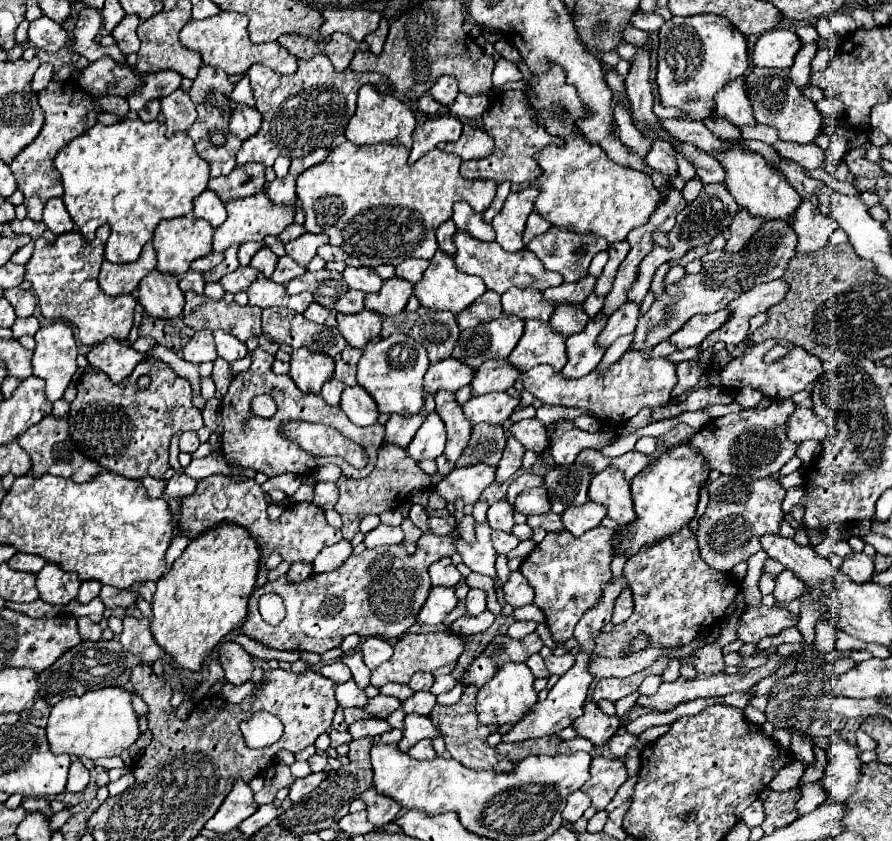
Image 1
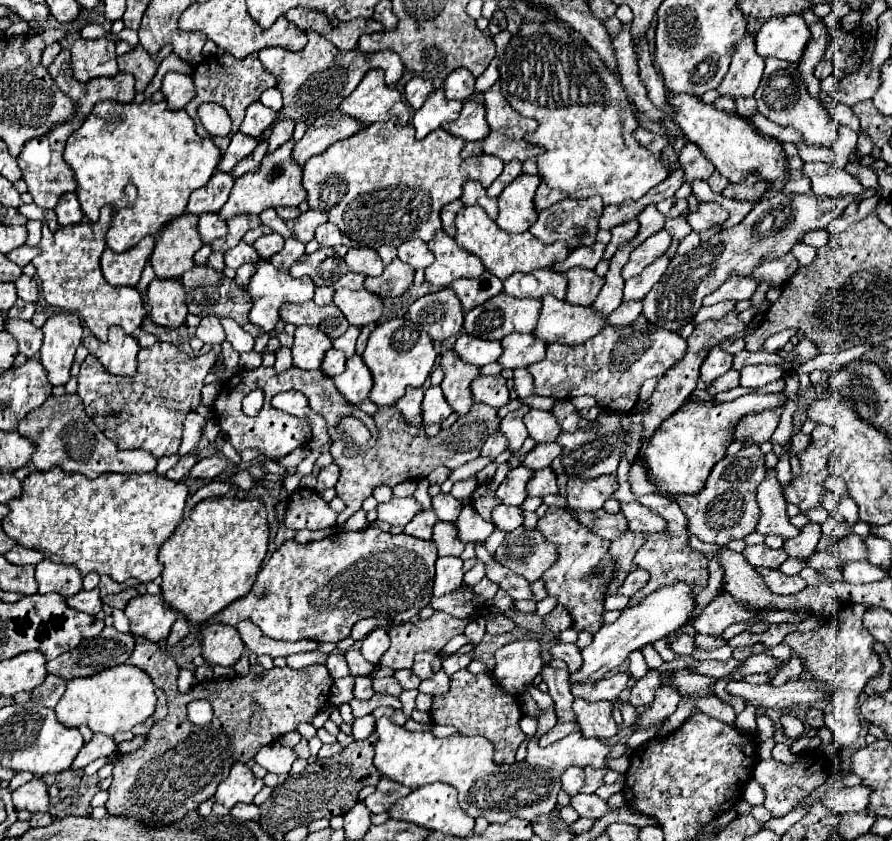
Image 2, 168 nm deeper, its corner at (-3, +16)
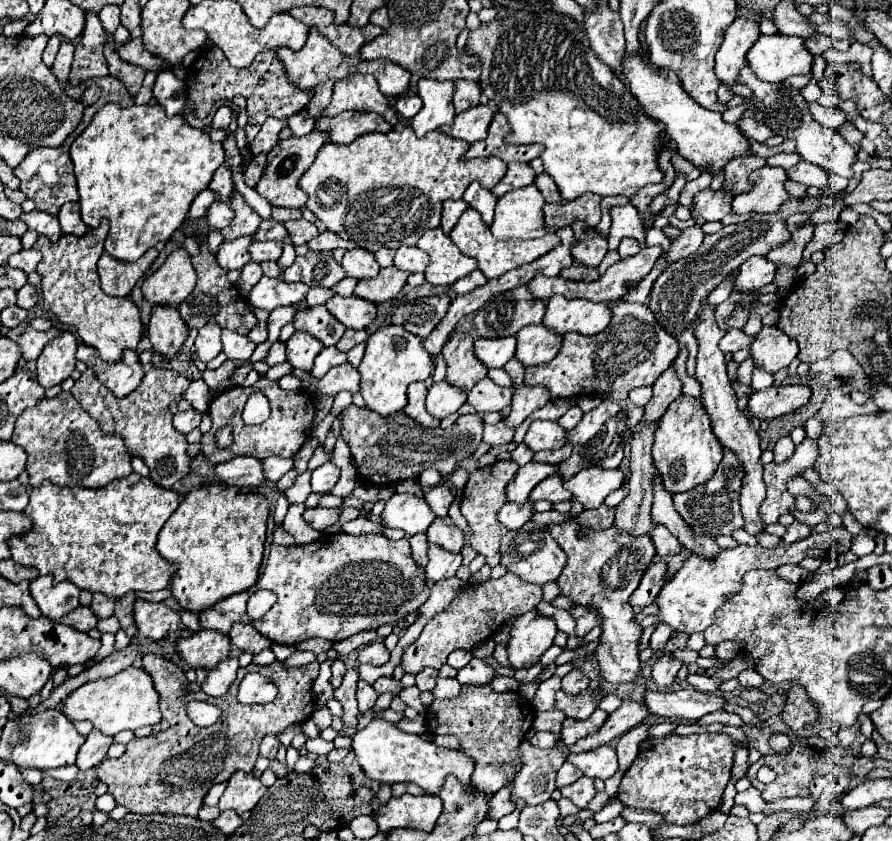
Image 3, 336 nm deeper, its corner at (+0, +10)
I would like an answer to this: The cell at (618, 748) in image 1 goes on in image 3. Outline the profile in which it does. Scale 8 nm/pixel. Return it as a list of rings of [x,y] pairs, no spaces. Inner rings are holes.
[[[663,654],[653,664],[653,680],[659,688],[669,688],[675,682],[675,676],[681,668],[681,662],[673,654]]]

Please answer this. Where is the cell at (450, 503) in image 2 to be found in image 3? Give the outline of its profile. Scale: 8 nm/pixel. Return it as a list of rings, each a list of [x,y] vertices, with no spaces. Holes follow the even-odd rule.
[[[437,484],[433,488],[429,488],[425,492],[425,498],[427,498],[427,504],[431,506],[431,510],[437,514],[437,516],[447,516],[447,510],[449,510],[449,504],[453,502],[453,494],[449,490],[447,484]]]

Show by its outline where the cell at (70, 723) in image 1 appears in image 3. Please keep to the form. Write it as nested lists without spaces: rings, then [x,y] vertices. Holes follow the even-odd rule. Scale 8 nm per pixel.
[[[129,666],[115,676],[99,678],[93,682],[83,684],[81,688],[73,690],[65,704],[65,716],[69,720],[89,720],[97,730],[103,734],[115,736],[121,730],[137,730],[141,726],[155,726],[161,722],[159,710],[159,694],[153,686],[153,678],[141,666]]]

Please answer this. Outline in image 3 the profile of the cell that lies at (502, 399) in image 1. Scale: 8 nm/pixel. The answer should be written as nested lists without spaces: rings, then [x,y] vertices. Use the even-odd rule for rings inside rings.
[[[491,378],[479,380],[467,394],[467,402],[479,412],[499,412],[511,404],[511,388],[497,386]]]

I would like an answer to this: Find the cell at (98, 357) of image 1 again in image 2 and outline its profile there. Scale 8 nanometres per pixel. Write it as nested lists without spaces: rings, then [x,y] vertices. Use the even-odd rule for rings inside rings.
[[[112,326],[108,340],[100,342],[96,356],[112,374],[132,374],[136,370],[136,354],[140,346],[134,336],[122,332],[120,326]]]

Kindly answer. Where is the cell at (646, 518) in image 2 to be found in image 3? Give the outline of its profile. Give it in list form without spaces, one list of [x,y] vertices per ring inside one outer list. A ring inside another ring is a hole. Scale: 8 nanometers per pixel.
[[[653,526],[651,538],[655,542],[655,548],[657,548],[659,556],[675,556],[683,550],[681,542],[665,526]]]

